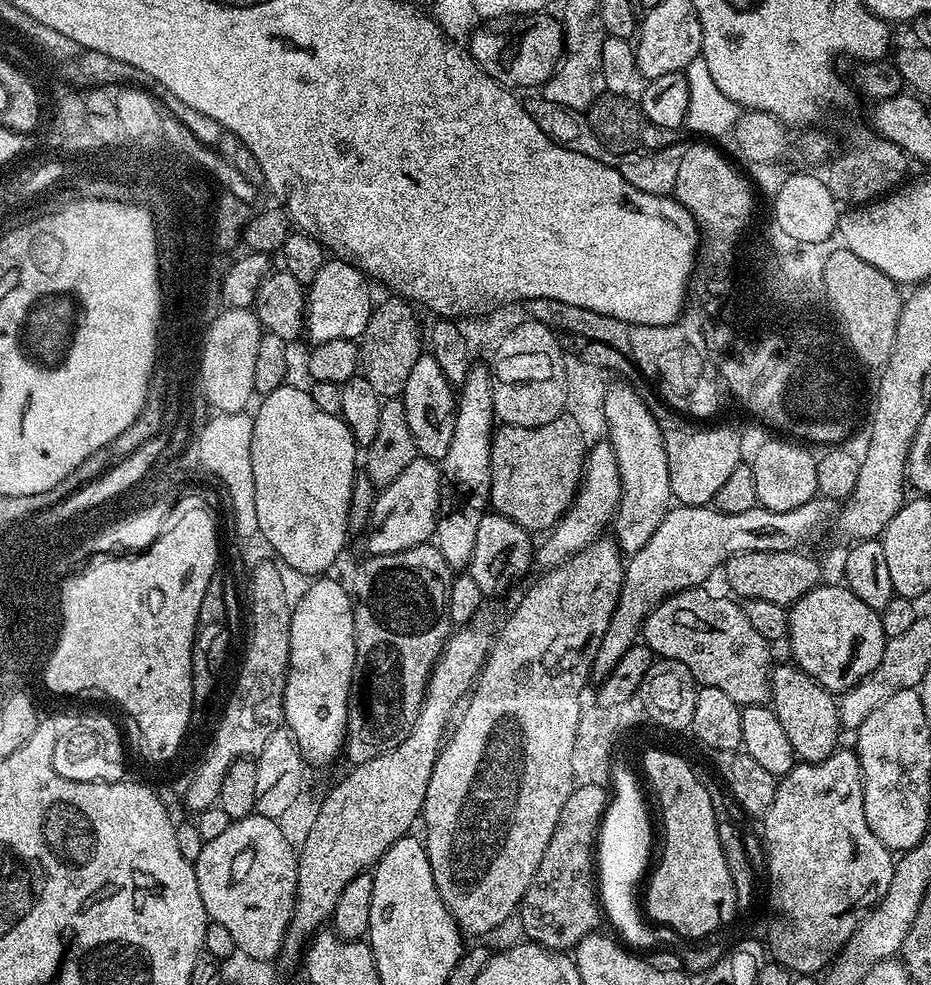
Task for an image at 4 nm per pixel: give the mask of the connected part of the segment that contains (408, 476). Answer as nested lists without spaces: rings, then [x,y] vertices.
[[[417,455],[416,460],[410,462],[410,466],[406,466],[406,470],[402,470],[402,474],[394,478],[394,482],[390,482],[390,486],[379,489],[376,500],[372,503],[372,516],[368,519],[366,535],[363,537],[365,553],[368,556],[385,556],[429,543],[436,531],[438,517],[440,517],[440,469],[437,461]]]

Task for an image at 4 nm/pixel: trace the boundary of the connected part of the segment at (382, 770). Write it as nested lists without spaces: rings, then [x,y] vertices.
[[[461,627],[449,636],[448,643],[444,645],[442,654],[436,660],[436,665],[432,667],[432,676],[428,679],[418,722],[414,722],[407,738],[398,742],[398,746],[394,746],[390,751],[370,758],[370,762],[349,767],[349,772],[329,790],[328,797],[321,802],[320,809],[317,810],[316,817],[304,836],[304,845],[299,845],[298,848],[296,904],[292,908],[292,921],[288,924],[282,945],[282,956],[286,959],[292,960],[295,956],[297,959],[303,953],[309,939],[329,923],[334,906],[338,902],[338,894],[346,890],[346,882],[350,882],[350,878],[354,878],[359,872],[369,871],[382,858],[382,854],[386,854],[386,850],[394,842],[398,842],[398,838],[413,831],[412,823],[415,820],[417,823],[418,817],[424,811],[426,786],[430,786],[430,774],[434,770],[434,762],[446,738],[446,729],[454,713],[461,707],[462,701],[471,693],[480,669],[484,667],[488,650],[492,646],[493,637],[490,632],[488,636],[486,629],[474,627]]]

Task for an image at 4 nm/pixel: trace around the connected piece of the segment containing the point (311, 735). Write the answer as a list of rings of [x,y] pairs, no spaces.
[[[328,578],[313,579],[306,594],[302,594],[293,607],[290,618],[290,662],[284,691],[284,724],[309,765],[328,764],[334,756],[341,755],[344,738],[348,734],[348,710],[356,671],[353,597],[349,589],[343,588],[338,581],[324,579]]]

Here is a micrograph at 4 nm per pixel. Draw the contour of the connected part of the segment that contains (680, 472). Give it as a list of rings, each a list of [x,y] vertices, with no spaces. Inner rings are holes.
[[[668,428],[664,434],[673,501],[681,505],[708,506],[734,468],[742,463],[740,440],[728,428]]]

